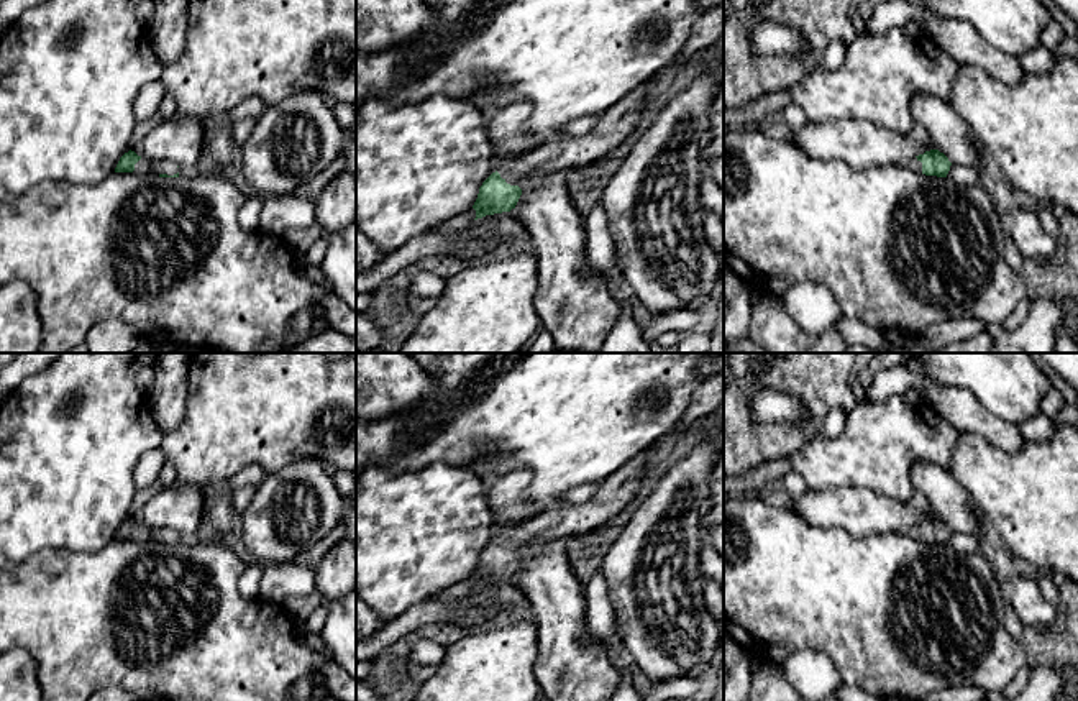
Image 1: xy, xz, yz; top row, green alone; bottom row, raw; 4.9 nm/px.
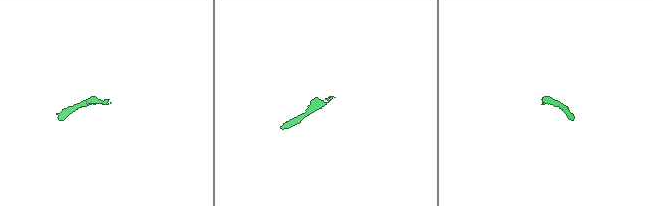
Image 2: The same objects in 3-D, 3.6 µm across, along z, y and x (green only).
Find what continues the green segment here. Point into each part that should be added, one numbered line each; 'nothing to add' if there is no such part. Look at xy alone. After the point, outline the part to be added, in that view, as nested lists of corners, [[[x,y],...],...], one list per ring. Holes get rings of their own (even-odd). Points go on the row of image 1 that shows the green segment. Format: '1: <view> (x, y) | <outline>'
1: xy (145, 166) | [[[141,158],[135,164],[135,171],[141,174],[153,174],[153,176],[159,176],[159,174],[174,176],[179,172],[179,167],[171,161],[151,161],[151,159]]]

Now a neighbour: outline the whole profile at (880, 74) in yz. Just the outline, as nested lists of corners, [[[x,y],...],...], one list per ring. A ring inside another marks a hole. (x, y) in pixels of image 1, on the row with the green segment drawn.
[[[912,20],[881,34],[858,34],[837,71],[827,72],[817,62],[789,95],[807,121],[868,120],[911,136],[916,123],[911,99],[925,92],[950,105],[960,67],[927,28]]]

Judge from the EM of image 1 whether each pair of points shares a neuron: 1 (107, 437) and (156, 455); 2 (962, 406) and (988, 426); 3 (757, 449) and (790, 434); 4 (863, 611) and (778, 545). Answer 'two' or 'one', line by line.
1: two
2: one
3: one
4: one

